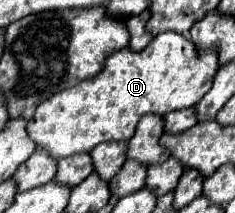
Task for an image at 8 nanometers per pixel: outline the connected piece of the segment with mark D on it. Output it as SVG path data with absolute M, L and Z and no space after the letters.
M161 32L141 52L121 48L119 52L109 54L105 58L103 70L95 78L83 80L73 88L65 88L63 92L57 92L55 96L39 104L35 116L29 120L27 132L39 146L43 146L57 160L73 156L77 152L89 152L101 142L111 142L111 140L127 142L135 134L135 126L143 114L155 112L165 116L173 110L195 106L199 98L203 98L205 92L211 88L217 70L219 70L219 58L215 48L199 52L199 48L189 38L177 32Z

